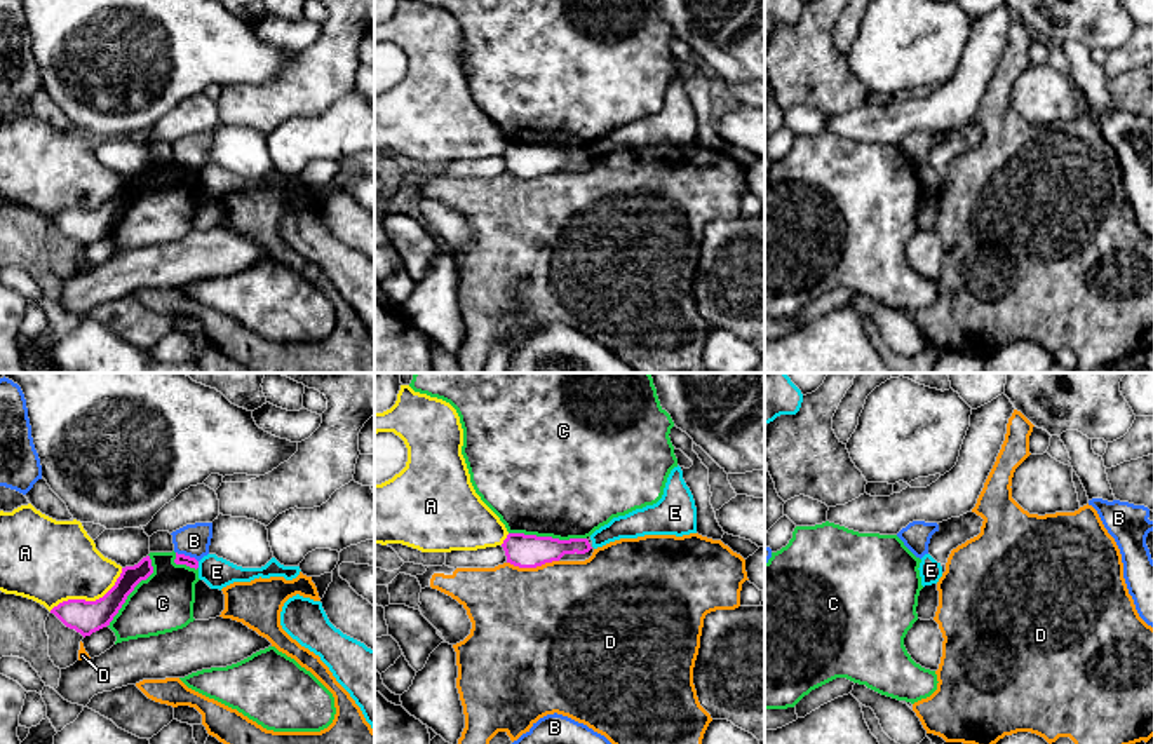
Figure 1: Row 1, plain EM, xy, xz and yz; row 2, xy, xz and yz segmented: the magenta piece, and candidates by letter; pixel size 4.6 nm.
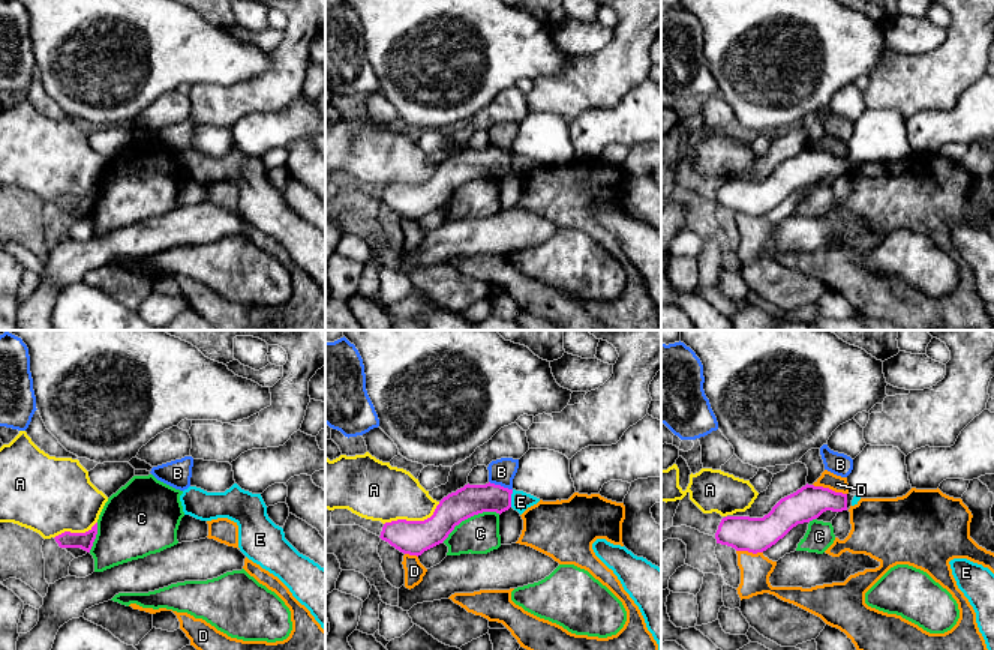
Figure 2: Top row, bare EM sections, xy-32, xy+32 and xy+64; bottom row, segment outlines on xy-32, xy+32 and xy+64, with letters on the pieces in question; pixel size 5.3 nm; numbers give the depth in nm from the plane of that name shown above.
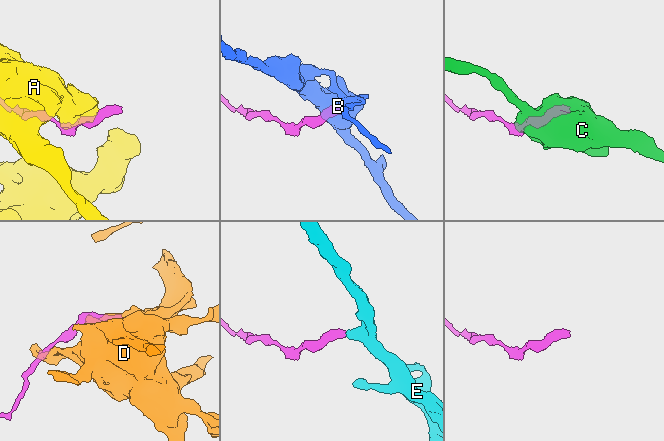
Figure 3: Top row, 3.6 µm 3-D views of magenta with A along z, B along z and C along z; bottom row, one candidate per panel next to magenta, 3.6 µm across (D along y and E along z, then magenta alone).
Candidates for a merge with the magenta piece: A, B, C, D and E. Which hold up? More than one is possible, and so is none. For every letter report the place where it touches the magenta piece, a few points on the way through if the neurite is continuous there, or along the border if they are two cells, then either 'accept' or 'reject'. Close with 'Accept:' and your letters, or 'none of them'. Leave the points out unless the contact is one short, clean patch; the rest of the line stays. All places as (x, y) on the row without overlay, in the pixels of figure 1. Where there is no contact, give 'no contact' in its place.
A: xy (89, 211) | along xy (122, 178), (101, 206), (63, 209), (49, 220) | reject
B: xy (187, 166) | along xy (176, 161), (197, 171) | reject
C: xz (547, 147) | reject
D: xz (532, 176) | reject
E: xy (197, 175) | along xy (197, 171), (199, 176) | reject
Accept: none of them

